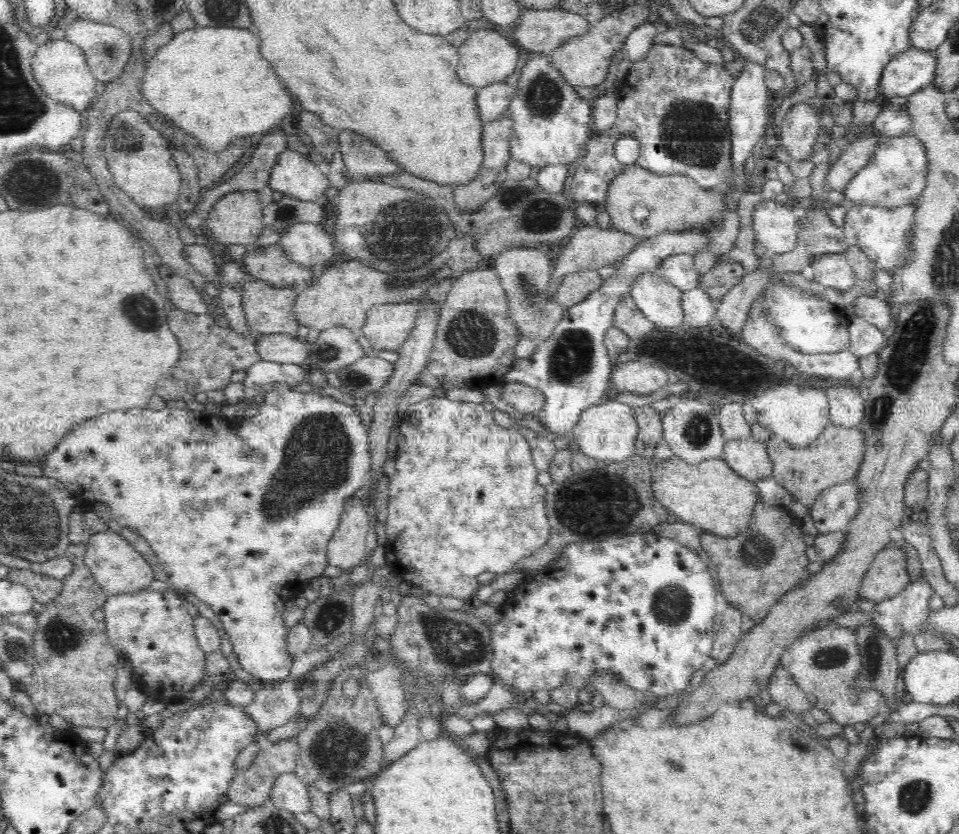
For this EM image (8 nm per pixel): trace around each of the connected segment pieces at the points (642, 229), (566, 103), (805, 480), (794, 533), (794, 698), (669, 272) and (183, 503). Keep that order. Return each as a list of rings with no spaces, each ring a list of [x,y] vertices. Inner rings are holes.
[[[637,164],[627,165],[626,170],[610,182],[603,205],[610,215],[611,228],[627,232],[640,241],[664,232],[710,230],[720,222],[720,216],[726,210],[720,189],[703,189],[688,175],[659,175]],[[635,206],[644,206],[649,210],[648,216],[641,221],[635,220],[632,214]]]
[[[547,54],[530,58],[516,85],[516,96],[504,114],[514,122],[510,136],[511,158],[528,163],[530,168],[537,166],[539,170],[551,164],[574,164],[584,154],[586,142],[592,136],[588,132],[592,101],[576,93],[575,86],[551,64]]]
[[[828,425],[820,436],[802,448],[794,448],[776,436],[766,442],[768,455],[773,465],[772,478],[776,480],[794,500],[809,507],[822,495],[822,492],[842,484],[857,476],[865,453],[866,435],[856,427]]]
[[[758,501],[756,503],[752,521],[736,536],[721,537],[704,532],[700,535],[700,548],[707,560],[714,560],[714,568],[718,568],[718,580],[722,584],[722,596],[726,596],[728,603],[736,607],[742,615],[751,618],[757,625],[762,622],[774,603],[790,590],[806,585],[812,572],[808,572],[810,560],[806,557],[806,545],[802,538],[801,524],[791,513],[780,510],[777,506]]]
[[[778,665],[770,677],[767,691],[771,700],[795,714],[810,710],[812,704],[792,675],[782,665]]]
[[[686,254],[666,258],[654,272],[683,291],[696,287],[701,277],[701,274],[694,269],[693,255]]]
[[[270,391],[265,394],[264,402],[249,418],[230,425],[226,417],[212,415],[209,411],[189,411],[187,408],[162,408],[153,410],[132,408],[106,412],[98,418],[78,424],[70,434],[62,438],[54,452],[46,456],[43,477],[60,480],[73,497],[91,502],[106,502],[112,518],[124,529],[132,529],[143,536],[156,553],[157,562],[168,572],[168,590],[180,596],[192,594],[208,604],[220,618],[223,628],[238,656],[240,666],[252,674],[257,683],[277,681],[288,678],[292,666],[292,656],[286,647],[289,628],[281,614],[280,604],[307,588],[328,566],[327,548],[331,536],[337,530],[342,519],[345,502],[356,491],[367,488],[372,478],[372,460],[369,450],[369,429],[363,423],[363,416],[354,407],[339,402],[329,395],[320,393],[300,393],[296,391]]]

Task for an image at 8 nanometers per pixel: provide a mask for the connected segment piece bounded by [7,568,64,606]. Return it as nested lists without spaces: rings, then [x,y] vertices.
[[[9,568],[7,579],[14,583],[22,583],[28,588],[36,602],[43,606],[56,600],[64,586],[63,579],[55,579],[43,573],[36,573],[30,569]]]

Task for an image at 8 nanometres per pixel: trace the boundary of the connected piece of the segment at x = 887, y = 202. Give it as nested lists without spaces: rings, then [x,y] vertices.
[[[908,134],[900,137],[880,137],[870,162],[861,168],[845,186],[845,202],[854,205],[872,205],[894,208],[916,205],[921,192],[926,188],[928,159],[924,145],[918,138]]]

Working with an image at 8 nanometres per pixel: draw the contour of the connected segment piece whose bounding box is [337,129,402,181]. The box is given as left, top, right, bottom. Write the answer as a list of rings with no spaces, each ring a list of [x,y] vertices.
[[[339,129],[337,151],[343,157],[348,181],[362,176],[393,175],[402,171],[399,164],[389,157],[389,153],[356,131]]]

